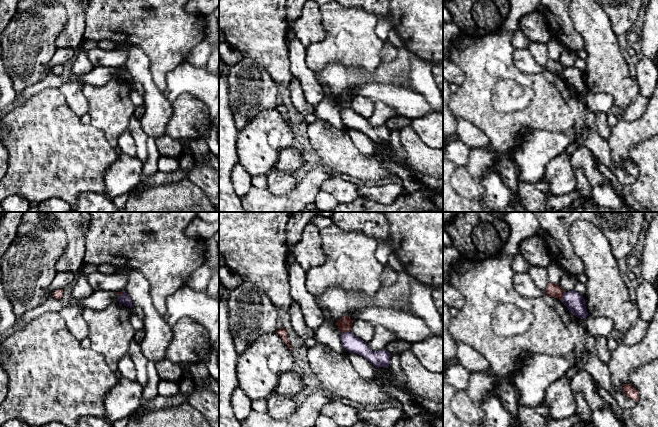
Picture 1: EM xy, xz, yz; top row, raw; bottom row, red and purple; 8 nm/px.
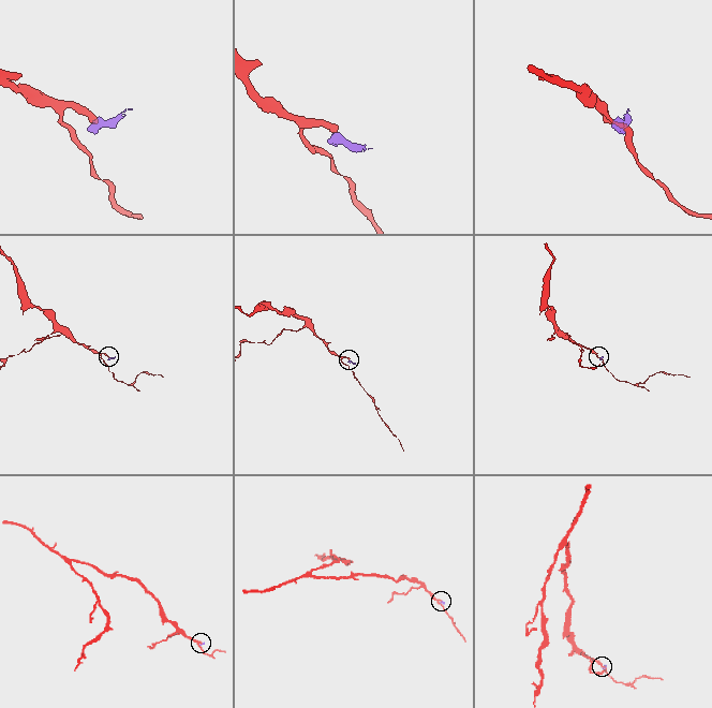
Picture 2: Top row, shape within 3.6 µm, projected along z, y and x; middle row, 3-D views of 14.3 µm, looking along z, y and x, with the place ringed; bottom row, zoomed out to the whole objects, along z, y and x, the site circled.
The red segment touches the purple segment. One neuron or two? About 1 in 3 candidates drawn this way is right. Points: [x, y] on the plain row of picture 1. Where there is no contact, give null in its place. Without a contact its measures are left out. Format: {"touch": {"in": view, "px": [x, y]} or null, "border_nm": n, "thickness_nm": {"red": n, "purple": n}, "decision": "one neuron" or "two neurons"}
{"touch": {"in": "xz", "px": [345, 107]}, "border_nm": 70, "thickness_nm": {"red": 120, "purple": 140}, "decision": "two neurons"}

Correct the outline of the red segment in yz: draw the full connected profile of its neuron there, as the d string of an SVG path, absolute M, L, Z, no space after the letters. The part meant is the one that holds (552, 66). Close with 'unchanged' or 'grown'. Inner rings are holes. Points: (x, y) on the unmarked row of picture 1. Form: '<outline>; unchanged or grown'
M548 59L547 64L545 66L546 72L554 73L559 76L562 75L564 67L559 61Z; unchanged

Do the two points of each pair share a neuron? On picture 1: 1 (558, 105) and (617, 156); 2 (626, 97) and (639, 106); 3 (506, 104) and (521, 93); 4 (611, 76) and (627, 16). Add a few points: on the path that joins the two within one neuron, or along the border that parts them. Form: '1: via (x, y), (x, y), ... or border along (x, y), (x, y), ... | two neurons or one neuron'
1: border along (606, 140), (610, 149), (612, 163), (623, 170) | two neurons
2: border along (640, 94), (623, 109), (615, 111) | two neurons
3: via (510, 100), (517, 96) | one neuron
4: border along (606, 14), (611, 29), (616, 36) | two neurons

